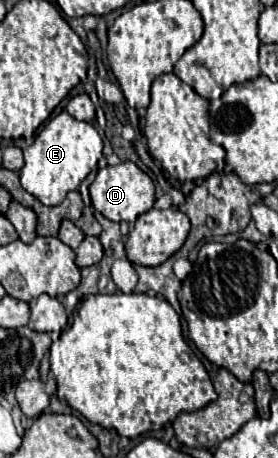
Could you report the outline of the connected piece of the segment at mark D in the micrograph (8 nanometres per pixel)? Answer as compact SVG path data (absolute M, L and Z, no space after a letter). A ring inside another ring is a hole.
M121 162L117 166L101 168L97 172L93 184L89 186L89 192L91 192L91 202L93 202L95 210L113 222L125 220L125 222L133 224L141 214L151 210L153 202L155 202L153 180L133 162Z

